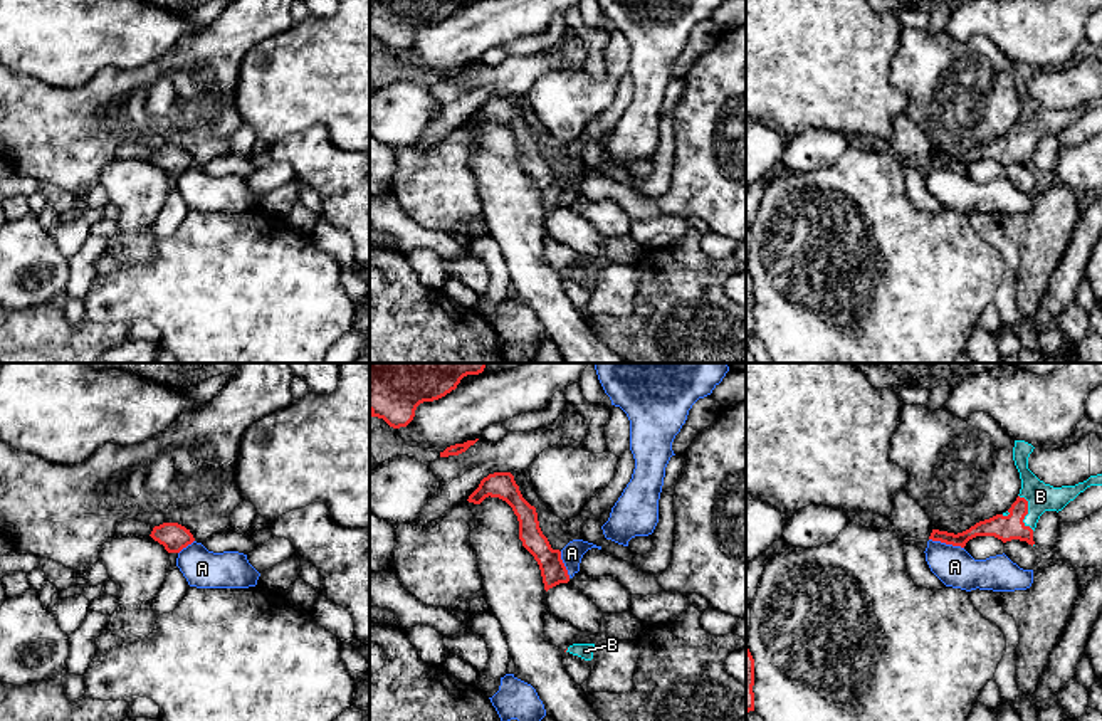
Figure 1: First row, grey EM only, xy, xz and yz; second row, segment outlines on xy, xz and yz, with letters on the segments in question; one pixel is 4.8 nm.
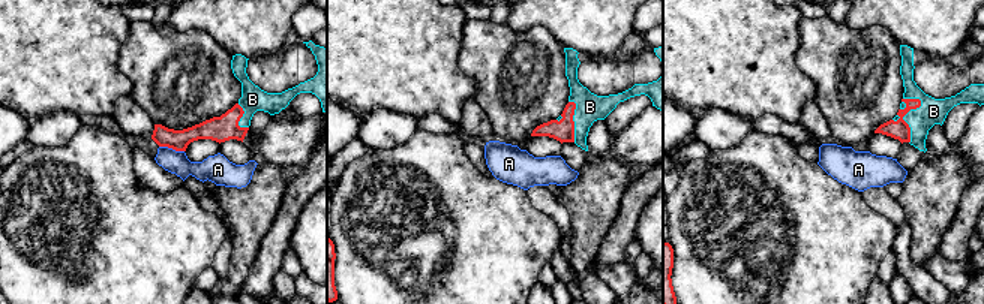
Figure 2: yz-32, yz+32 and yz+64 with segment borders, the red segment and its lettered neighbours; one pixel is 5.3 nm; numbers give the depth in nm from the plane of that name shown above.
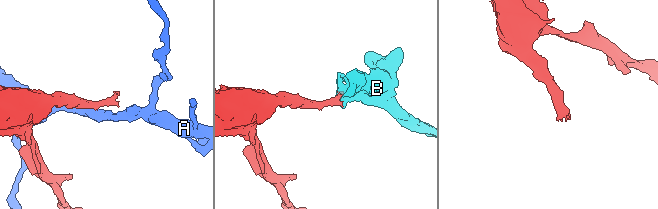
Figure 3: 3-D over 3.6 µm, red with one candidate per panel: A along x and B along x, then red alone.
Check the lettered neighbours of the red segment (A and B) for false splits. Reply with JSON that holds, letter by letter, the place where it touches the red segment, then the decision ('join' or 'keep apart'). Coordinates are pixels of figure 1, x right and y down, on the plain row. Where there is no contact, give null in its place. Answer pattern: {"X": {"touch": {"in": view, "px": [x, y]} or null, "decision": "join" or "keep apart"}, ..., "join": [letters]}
{"A": {"touch": {"in": "yz", "px": [946, 167]}, "decision": "keep apart"}, "B": {"touch": {"in": "yz", "px": [1027, 136]}, "decision": "join"}, "join": ["B"]}

